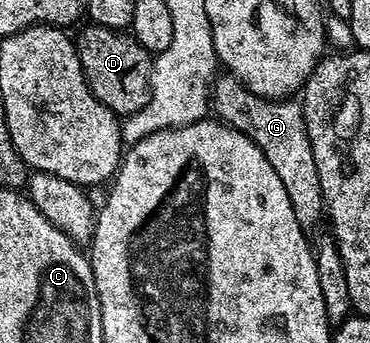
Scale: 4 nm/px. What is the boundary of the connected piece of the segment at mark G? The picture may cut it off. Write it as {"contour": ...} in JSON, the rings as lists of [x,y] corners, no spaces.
{"contour":[[[220,76],[215,79],[210,90],[210,106],[219,121],[229,123],[240,130],[270,160],[274,172],[278,172],[278,180],[282,180],[282,188],[286,188],[286,196],[290,196],[290,204],[294,208],[294,216],[305,232],[319,224],[325,217],[324,193],[322,180],[318,180],[318,164],[314,164],[314,152],[310,148],[310,136],[304,123],[304,107],[296,100],[273,100],[259,98],[254,92],[247,90],[237,78]]]}

